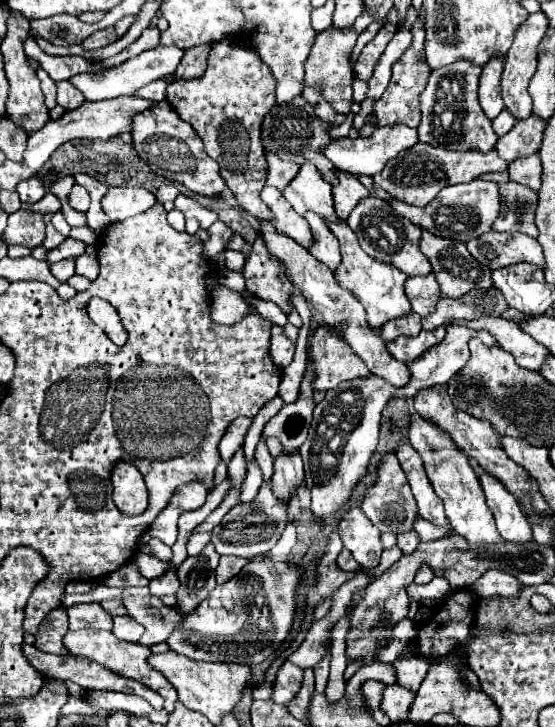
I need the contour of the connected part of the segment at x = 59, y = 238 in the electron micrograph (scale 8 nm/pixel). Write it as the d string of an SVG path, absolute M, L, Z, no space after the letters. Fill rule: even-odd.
M49 223L49 225L47 225L47 237L45 237L45 241L43 241L43 247L45 247L45 249L53 249L53 247L61 245L63 241L65 241L65 237Z

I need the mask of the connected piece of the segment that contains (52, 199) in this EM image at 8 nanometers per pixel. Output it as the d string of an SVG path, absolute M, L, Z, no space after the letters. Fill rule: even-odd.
M47 193L39 203L35 203L35 205L31 205L29 207L31 211L37 211L37 213L59 213L61 211L61 201L55 197L55 195L51 195L51 193Z

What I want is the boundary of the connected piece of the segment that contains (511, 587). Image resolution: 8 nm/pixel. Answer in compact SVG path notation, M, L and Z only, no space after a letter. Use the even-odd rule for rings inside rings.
M491 569L471 585L471 591L477 597L489 597L489 595L519 597L521 591L523 591L523 585L511 573L503 573L503 571Z

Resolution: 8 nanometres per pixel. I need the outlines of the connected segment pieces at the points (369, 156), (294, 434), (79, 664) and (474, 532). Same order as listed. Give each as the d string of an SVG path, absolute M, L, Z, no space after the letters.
M397 123L397 125L391 125L391 127L389 125L379 127L369 137L335 139L331 145L323 147L323 155L327 155L327 159L331 159L331 163L335 163L335 167L343 167L343 171L351 171L353 175L361 175L361 173L363 175L375 175L385 167L385 163L389 159L393 159L395 155L399 155L405 149L411 149L417 141L419 141L417 129L411 129L403 123Z
M311 371L305 373L301 383L301 395L293 405L283 405L281 411L265 425L265 435L279 437L281 445L287 453L299 451L299 447L305 443L309 425L313 419L313 391L307 387L307 379L311 379Z
M25 645L25 657L35 665L37 671L41 671L45 677L49 679L57 679L57 681L73 681L77 685L81 685L83 689L109 689L109 691L127 691L131 695L139 695L145 701L151 703L151 707L161 709L163 707L163 699L159 697L159 693L147 689L143 683L135 681L135 679L127 679L127 677L119 677L117 673L113 673L111 669L91 661L91 659L81 659L81 657L71 657L71 655L51 655L51 653L39 653L35 647Z
M417 415L411 419L409 443L421 455L425 471L431 479L431 485L445 503L445 515L447 515L451 527L455 529L455 533L465 537L469 543L505 543L505 539L499 535L499 531L495 527L493 513L485 503L485 495L483 495L477 475L473 473L467 457L459 449L455 449L455 445L451 443L451 437L447 433L437 431L435 427L425 423Z

